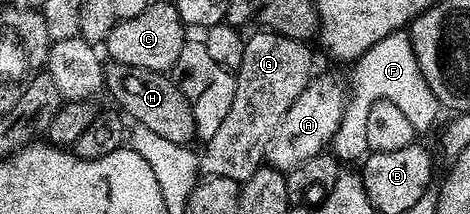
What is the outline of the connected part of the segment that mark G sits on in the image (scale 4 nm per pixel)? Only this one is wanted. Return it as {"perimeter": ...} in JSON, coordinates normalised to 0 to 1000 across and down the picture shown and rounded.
{"perimeter":[[[564,131],[547,150],[551,159],[523,178],[519,280],[502,332],[506,388],[502,449],[494,449],[494,505],[485,505],[485,542],[477,542],[464,612],[436,650],[432,682],[438,687],[426,701],[432,818],[491,832],[509,860],[526,850],[564,762],[570,654],[579,654],[596,561],[604,561],[604,523],[621,505],[630,449],[638,449],[660,388],[660,322],[668,308],[662,220],[653,201],[583,159]]]}

